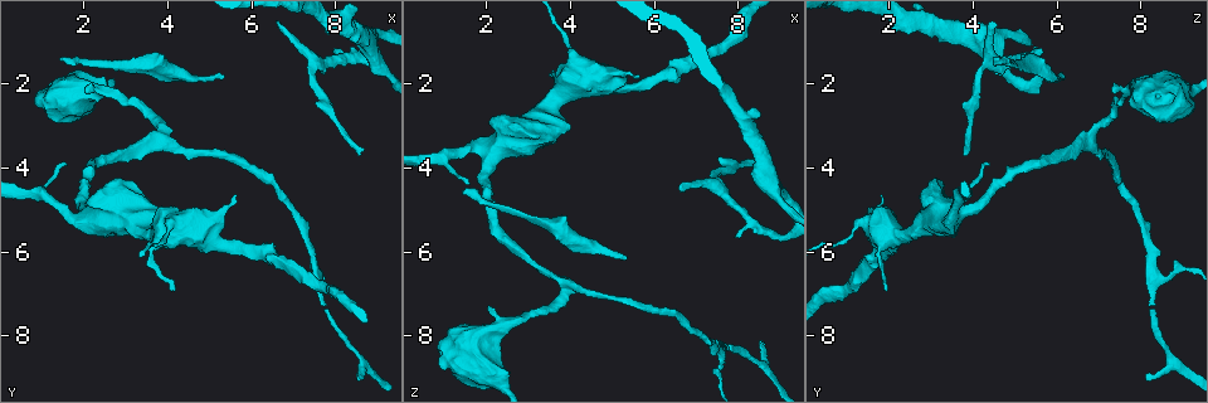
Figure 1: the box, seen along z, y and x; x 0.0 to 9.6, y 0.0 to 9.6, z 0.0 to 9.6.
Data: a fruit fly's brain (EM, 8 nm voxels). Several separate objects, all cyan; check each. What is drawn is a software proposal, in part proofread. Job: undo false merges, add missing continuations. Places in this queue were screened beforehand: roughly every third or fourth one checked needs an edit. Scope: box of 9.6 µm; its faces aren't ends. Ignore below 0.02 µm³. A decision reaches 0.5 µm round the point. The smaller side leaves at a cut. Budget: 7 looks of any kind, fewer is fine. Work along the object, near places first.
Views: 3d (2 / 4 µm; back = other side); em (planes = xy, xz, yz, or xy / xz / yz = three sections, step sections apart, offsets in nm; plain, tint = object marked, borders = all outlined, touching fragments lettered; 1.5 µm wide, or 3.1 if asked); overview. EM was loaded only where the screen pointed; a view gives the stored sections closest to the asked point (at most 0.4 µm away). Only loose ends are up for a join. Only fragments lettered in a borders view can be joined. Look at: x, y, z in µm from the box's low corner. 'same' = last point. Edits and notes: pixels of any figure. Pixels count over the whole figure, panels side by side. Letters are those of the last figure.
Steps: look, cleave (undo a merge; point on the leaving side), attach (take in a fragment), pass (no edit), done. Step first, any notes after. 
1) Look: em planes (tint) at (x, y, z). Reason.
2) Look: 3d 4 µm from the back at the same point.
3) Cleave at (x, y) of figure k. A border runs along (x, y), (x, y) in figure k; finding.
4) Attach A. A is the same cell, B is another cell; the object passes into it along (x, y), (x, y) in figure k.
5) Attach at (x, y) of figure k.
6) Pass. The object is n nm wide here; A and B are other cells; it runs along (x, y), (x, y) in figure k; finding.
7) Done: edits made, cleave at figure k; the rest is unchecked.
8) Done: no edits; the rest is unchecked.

Look: 3d 4 µm at (8.60, 9.00, 8.20). Thin end.

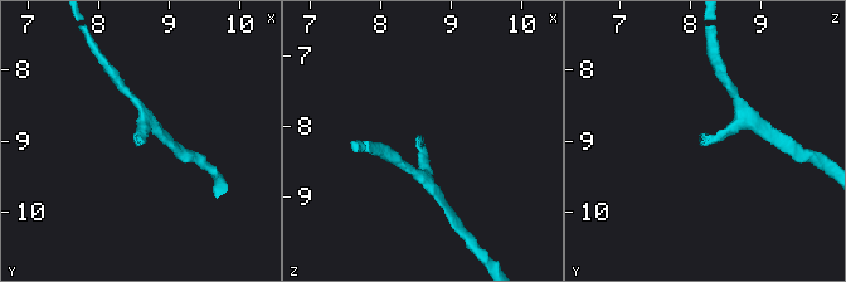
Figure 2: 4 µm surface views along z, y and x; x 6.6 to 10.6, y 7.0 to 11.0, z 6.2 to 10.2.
Look: em planes (borders) at (8.50, 8.95, 8.15). Need the tissue.

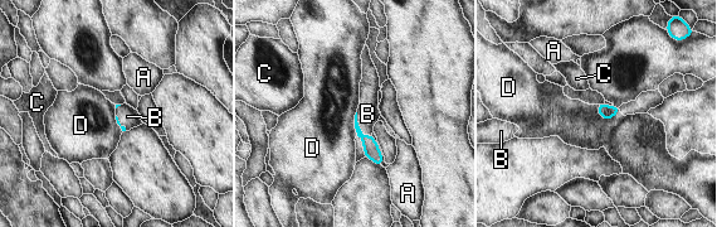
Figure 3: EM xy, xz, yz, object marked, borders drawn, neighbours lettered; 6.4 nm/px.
Attach B. The longest contact is with B, 180 nm; B is the same cell, A, C and D are other cells; the object passes into it along (371, 150), (359, 126), (367, 114) in figure 3; it goes on there.

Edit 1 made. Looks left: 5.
Look: overview.

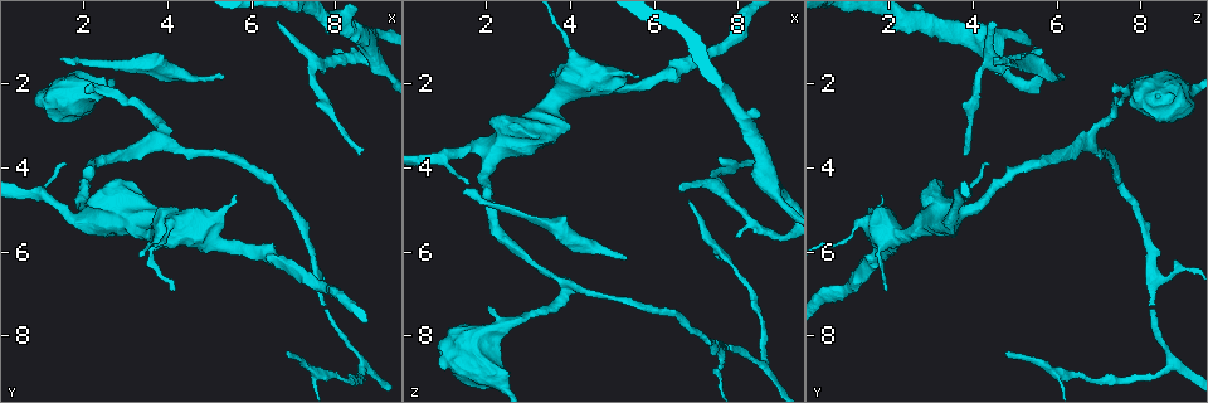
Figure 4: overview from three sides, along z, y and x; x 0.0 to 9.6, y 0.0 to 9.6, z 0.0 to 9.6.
Look: em xy step 8 (borders) at (2.35, 4.45, 2.90). An open end.

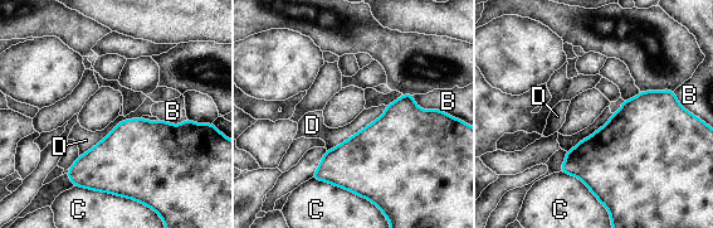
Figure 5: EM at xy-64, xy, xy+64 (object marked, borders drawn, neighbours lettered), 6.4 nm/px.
Pass. B, C and D are other cells; a border runs along (387, 106), (371, 122), (327, 150) in figure 5; no lettered fragment goes on from it.

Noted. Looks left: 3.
Look: 3d 2 µm at (1.45, 1.40, 4.70). Thin end.

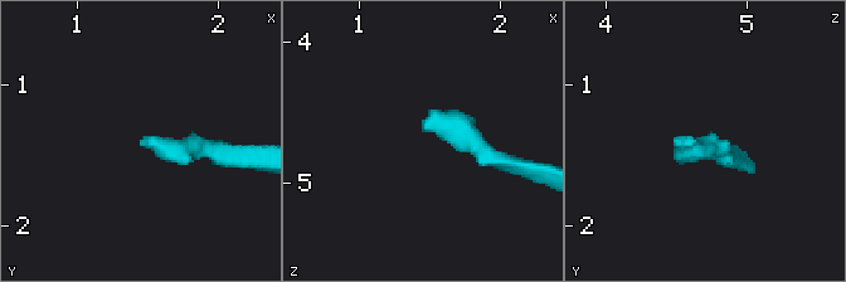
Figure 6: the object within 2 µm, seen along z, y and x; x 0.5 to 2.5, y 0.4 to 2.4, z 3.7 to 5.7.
Look: em planes (borders) at (1.46, 1.42, 4.62). Need the tissue.

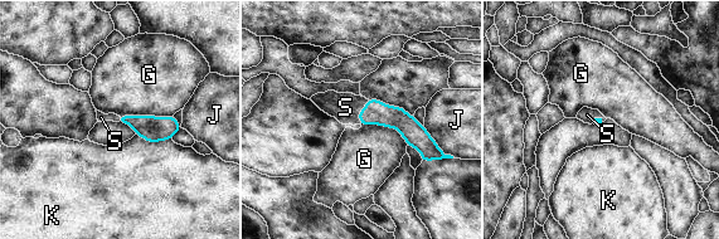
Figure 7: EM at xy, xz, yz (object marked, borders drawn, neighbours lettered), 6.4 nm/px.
Attach S. S is the same cell, G, J and K are other cells; the object passes into it along (375, 112), (359, 112), (345, 107) in figure 7; it goes on there.

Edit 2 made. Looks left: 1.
Done: edits made, attach at figure 3, attach at figure 7; the rest is unchecked.

